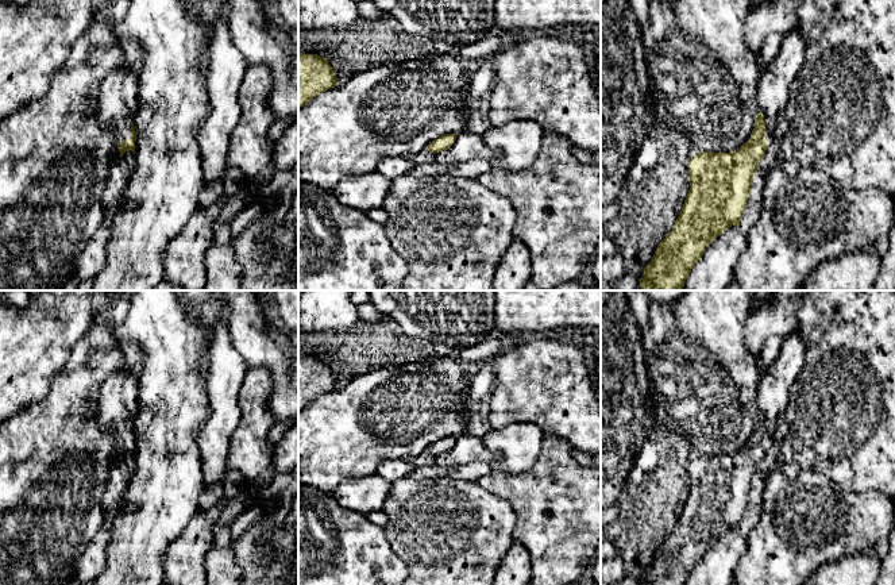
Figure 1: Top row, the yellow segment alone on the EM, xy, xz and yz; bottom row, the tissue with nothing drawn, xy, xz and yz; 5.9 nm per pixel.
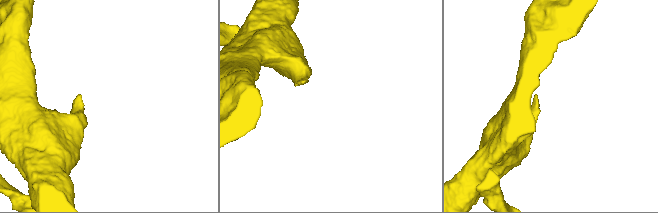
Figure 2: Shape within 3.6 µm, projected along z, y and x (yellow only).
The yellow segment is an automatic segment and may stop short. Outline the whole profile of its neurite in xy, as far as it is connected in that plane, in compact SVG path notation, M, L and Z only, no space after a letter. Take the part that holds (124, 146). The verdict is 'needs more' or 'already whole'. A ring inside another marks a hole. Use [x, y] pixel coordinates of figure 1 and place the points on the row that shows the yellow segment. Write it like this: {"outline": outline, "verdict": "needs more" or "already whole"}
{"outline": "M126 63L120 70L108 76L100 85L97 103L100 118L112 123L121 138L119 143L121 157L128 150L135 154L134 116L139 109L138 70Z", "verdict": "needs more"}

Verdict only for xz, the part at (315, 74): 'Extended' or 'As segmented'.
As segmented

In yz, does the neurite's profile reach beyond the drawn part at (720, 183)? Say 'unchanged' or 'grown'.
grown

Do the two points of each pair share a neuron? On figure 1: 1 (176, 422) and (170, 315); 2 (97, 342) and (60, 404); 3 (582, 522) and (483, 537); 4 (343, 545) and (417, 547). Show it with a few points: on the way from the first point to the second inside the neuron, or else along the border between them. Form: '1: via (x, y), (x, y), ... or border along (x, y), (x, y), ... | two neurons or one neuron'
1: via (173, 395), (172, 342) | one neuron
2: via (96, 357), (96, 368), (74, 389) | one neuron
3: border along (506, 501), (514, 512), (514, 539) | two neurons
4: border along (382, 527), (389, 546), (408, 570) | two neurons

